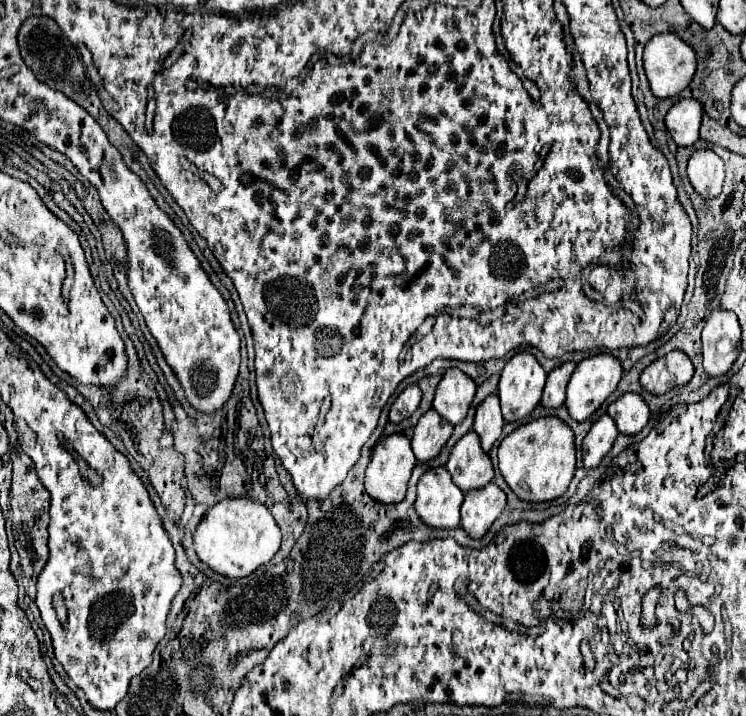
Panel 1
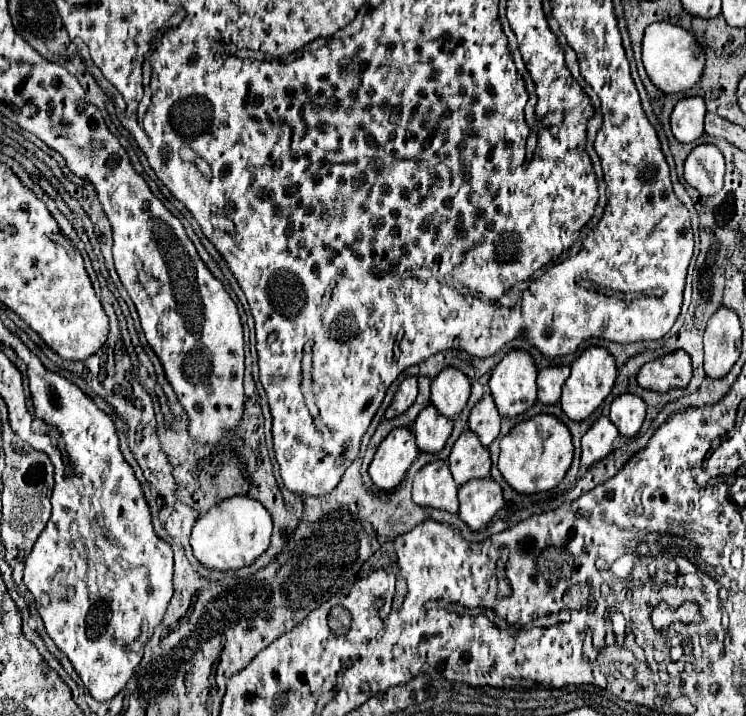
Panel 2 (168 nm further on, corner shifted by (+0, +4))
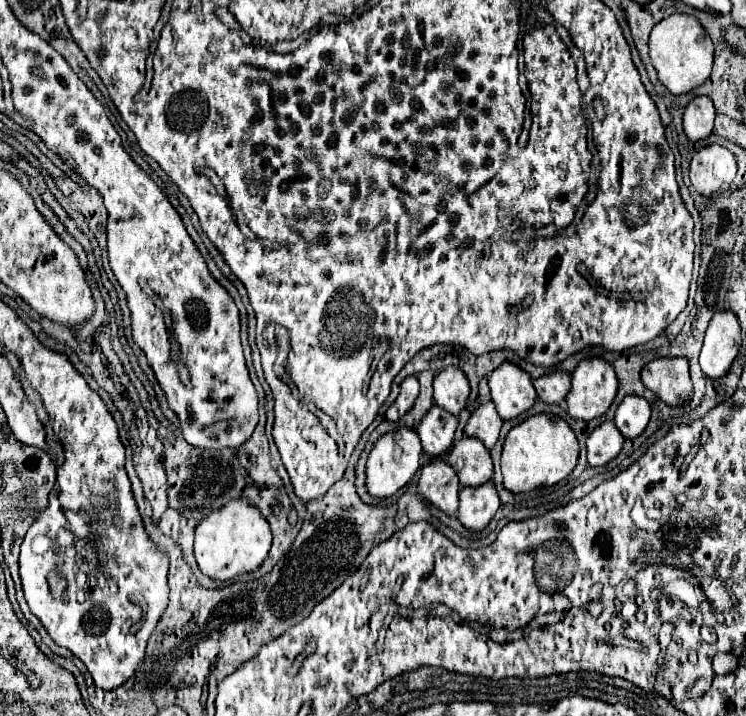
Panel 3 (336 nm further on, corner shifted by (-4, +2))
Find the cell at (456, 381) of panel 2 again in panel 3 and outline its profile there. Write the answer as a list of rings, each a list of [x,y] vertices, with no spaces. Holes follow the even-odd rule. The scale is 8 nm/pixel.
[[[444,368],[434,378],[434,402],[446,412],[458,416],[470,396],[470,384],[460,368]]]

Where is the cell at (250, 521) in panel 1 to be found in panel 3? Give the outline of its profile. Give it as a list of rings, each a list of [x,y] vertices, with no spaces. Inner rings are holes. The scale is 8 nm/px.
[[[242,498],[228,502],[220,510],[214,510],[196,526],[194,556],[202,574],[214,580],[230,580],[238,574],[256,570],[266,560],[270,544],[272,532],[266,518],[258,508],[254,508],[252,502]]]

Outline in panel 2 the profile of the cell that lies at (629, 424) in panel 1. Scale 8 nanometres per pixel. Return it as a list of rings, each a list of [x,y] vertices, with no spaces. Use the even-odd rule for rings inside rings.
[[[620,394],[610,404],[610,420],[626,438],[634,436],[646,418],[646,402],[636,394]]]

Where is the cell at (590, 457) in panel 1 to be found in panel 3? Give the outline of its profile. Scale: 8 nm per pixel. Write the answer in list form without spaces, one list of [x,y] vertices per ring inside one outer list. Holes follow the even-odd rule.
[[[604,422],[598,428],[594,428],[588,436],[586,450],[588,450],[588,464],[590,466],[604,466],[612,458],[618,456],[622,450],[624,436],[618,432],[614,422]]]

